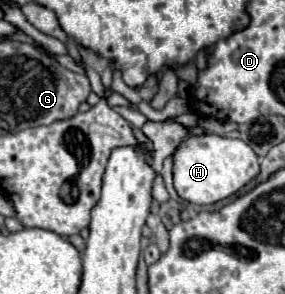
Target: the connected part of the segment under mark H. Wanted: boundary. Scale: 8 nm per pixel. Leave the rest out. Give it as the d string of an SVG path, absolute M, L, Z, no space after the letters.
M214 133L200 135L200 137L186 137L176 147L172 159L174 159L172 177L174 177L176 193L182 199L196 205L210 205L234 195L248 181L252 181L260 171L258 157L248 143L240 139L220 137Z

